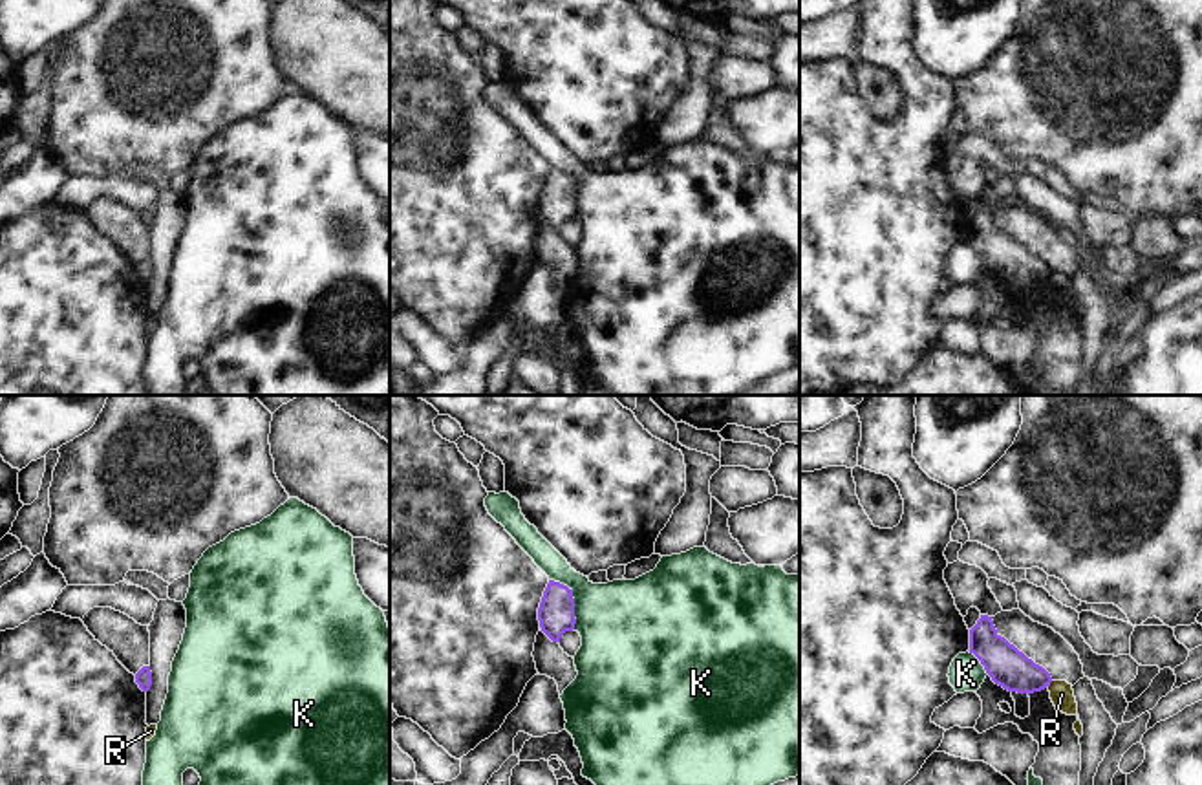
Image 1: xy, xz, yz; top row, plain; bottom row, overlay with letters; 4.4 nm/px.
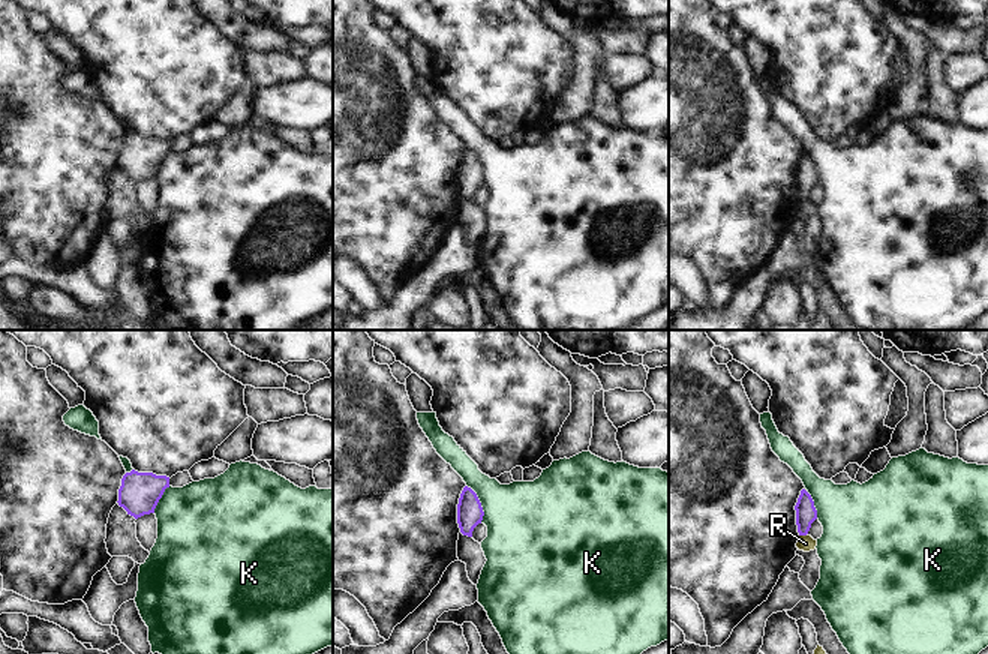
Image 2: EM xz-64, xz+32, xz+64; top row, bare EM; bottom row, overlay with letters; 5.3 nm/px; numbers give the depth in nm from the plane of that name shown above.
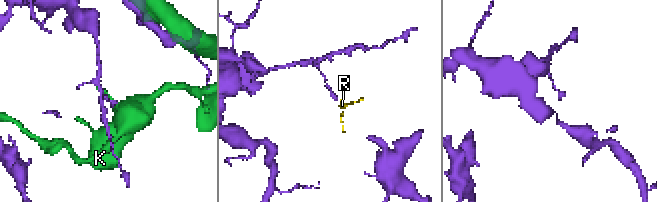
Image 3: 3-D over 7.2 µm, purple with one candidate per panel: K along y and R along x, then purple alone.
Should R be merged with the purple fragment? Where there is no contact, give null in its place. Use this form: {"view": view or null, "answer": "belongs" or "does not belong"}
{"view": "yz", "answer": "does not belong"}

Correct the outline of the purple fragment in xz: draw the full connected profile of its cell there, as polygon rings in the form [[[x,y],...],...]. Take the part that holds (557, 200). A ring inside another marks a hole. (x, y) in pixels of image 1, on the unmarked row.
[[[549,170],[538,198],[538,210],[553,232],[560,232],[565,221],[573,221],[576,214],[573,179]]]

